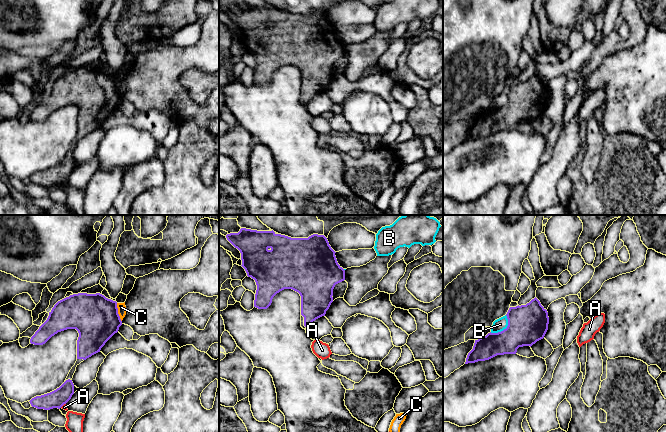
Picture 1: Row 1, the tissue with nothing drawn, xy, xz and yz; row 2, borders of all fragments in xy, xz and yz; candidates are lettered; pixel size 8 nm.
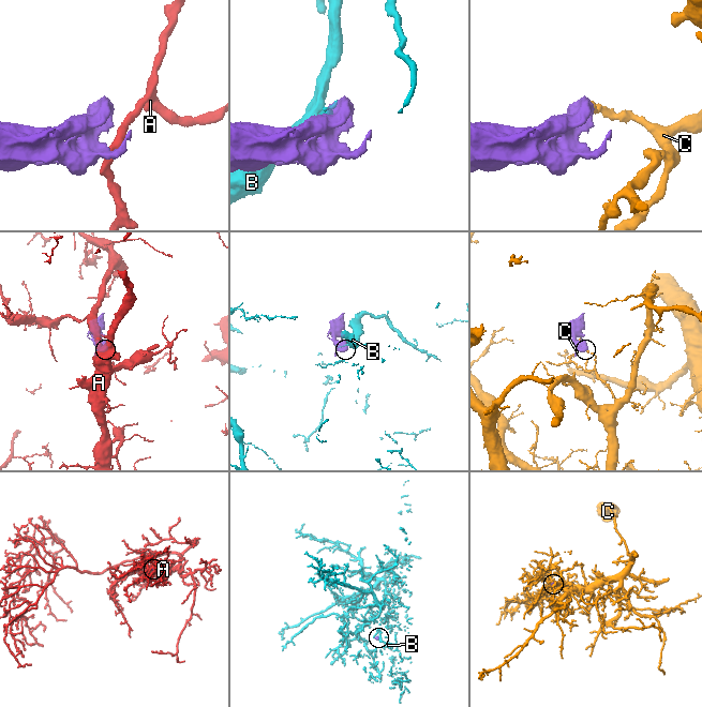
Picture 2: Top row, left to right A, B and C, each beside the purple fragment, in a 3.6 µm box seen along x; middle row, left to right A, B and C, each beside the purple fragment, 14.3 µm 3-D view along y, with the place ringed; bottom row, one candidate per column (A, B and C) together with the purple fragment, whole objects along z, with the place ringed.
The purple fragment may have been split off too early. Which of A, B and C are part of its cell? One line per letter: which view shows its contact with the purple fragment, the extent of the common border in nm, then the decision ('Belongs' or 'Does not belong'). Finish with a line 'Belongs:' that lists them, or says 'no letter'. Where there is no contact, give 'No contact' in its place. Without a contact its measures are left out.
A: Touches purple in xy. Shared border 60 nm. Does not belong
B: Touches purple in yz. Shared border 200 nm. Does not belong
C: Touches purple in xy. Shared border 160 nm. Does not belong
Belongs: no letter

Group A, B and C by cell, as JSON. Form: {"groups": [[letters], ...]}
{"groups": [["A"], ["B"], ["C"]]}

